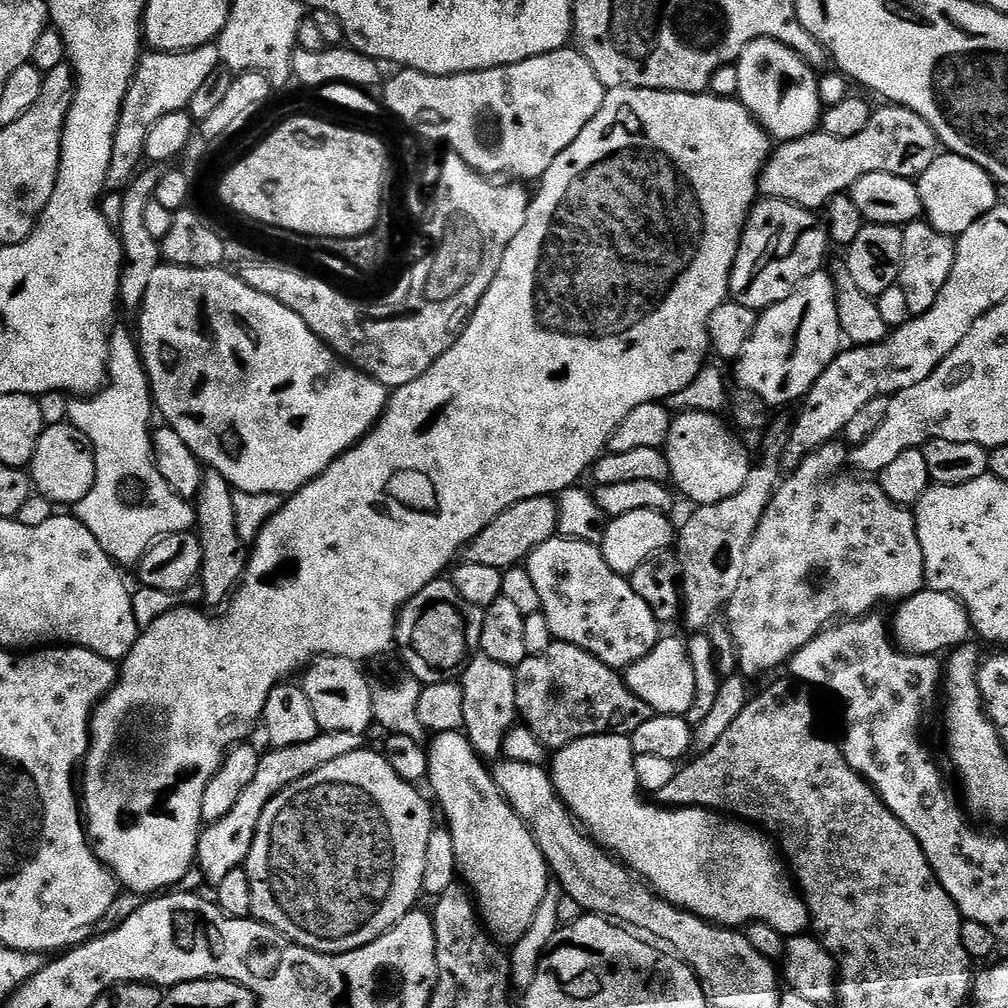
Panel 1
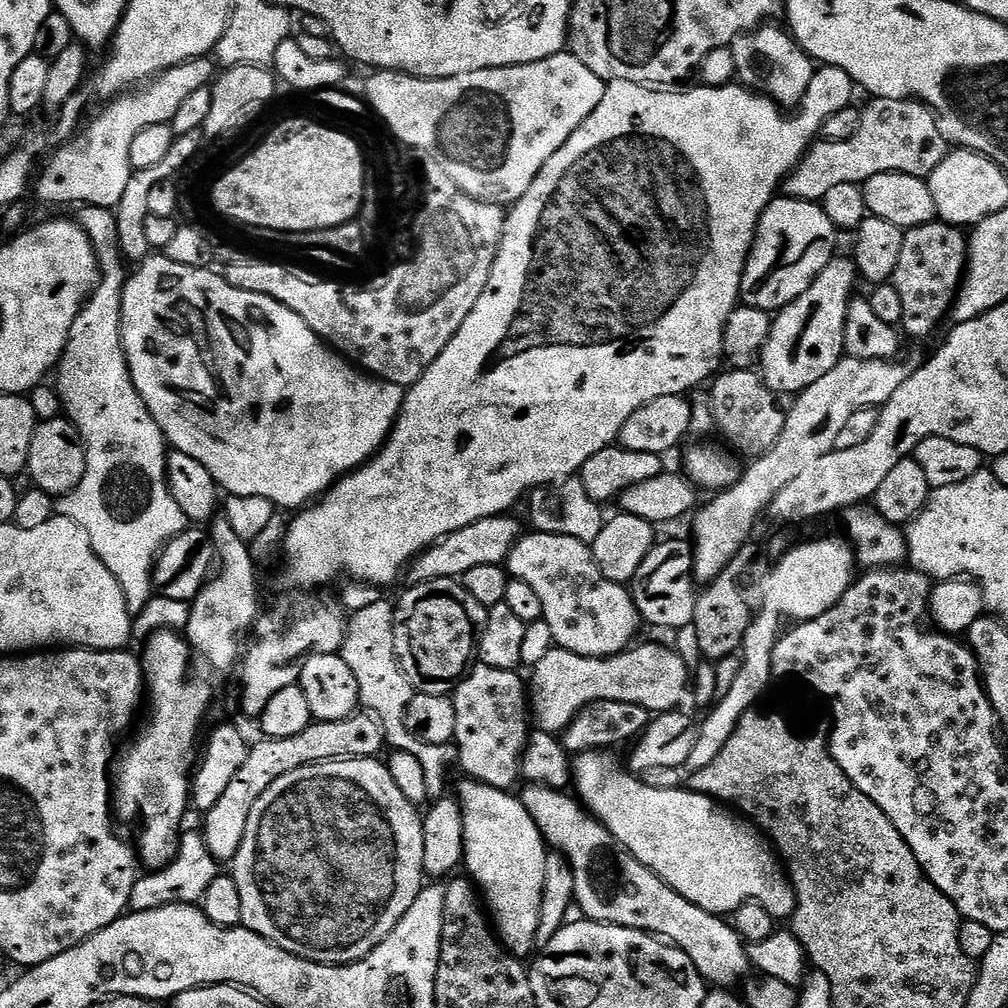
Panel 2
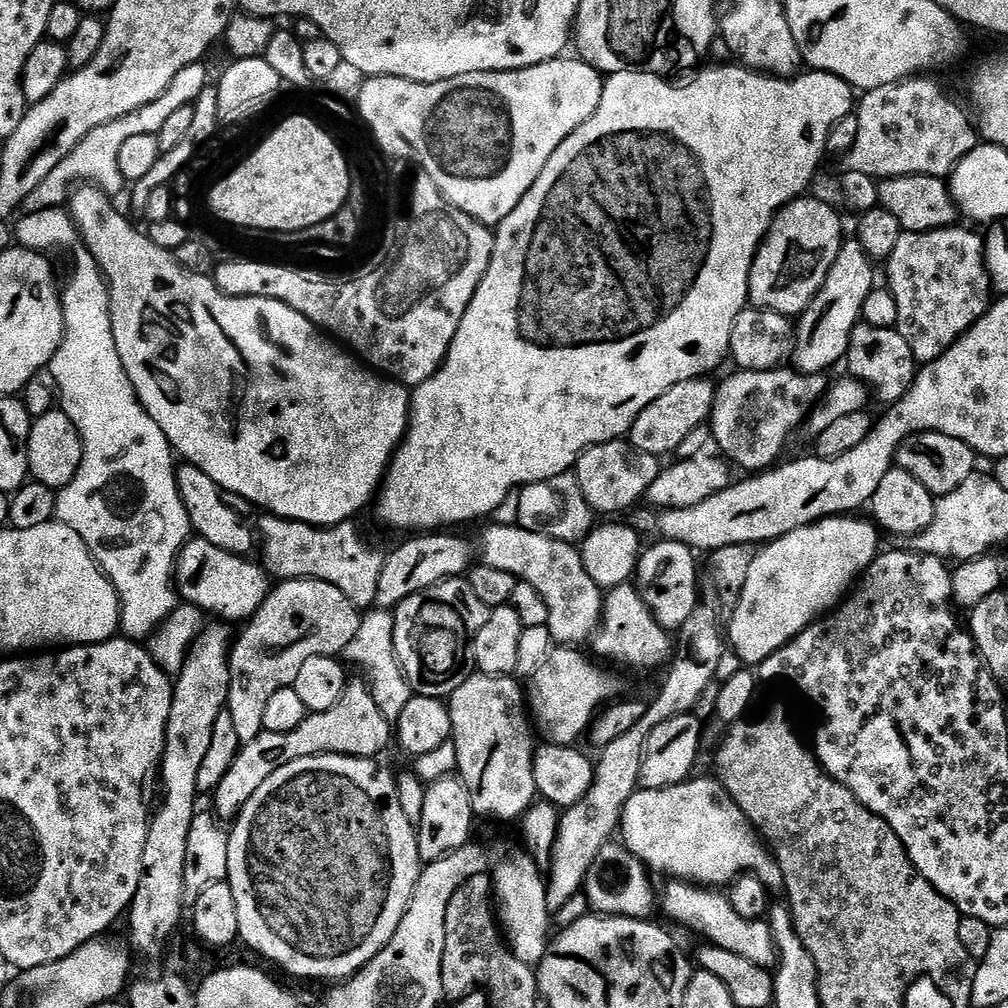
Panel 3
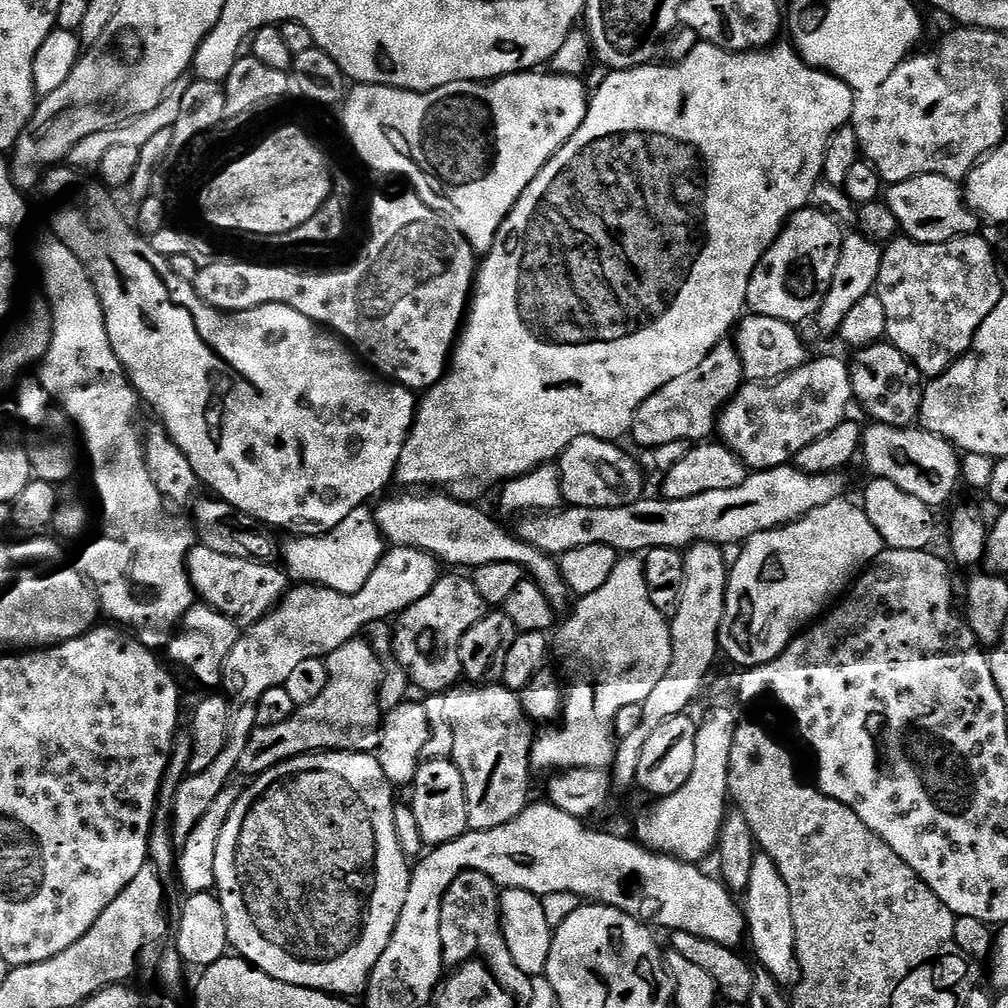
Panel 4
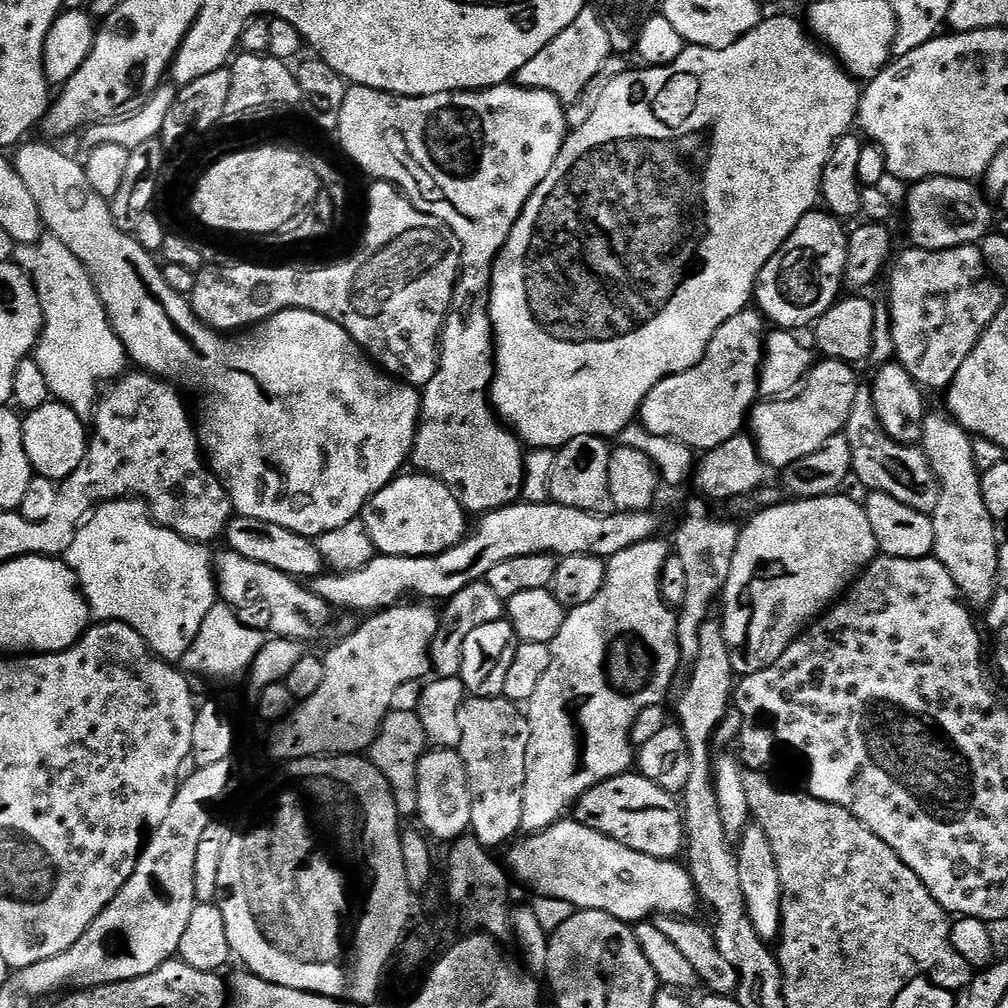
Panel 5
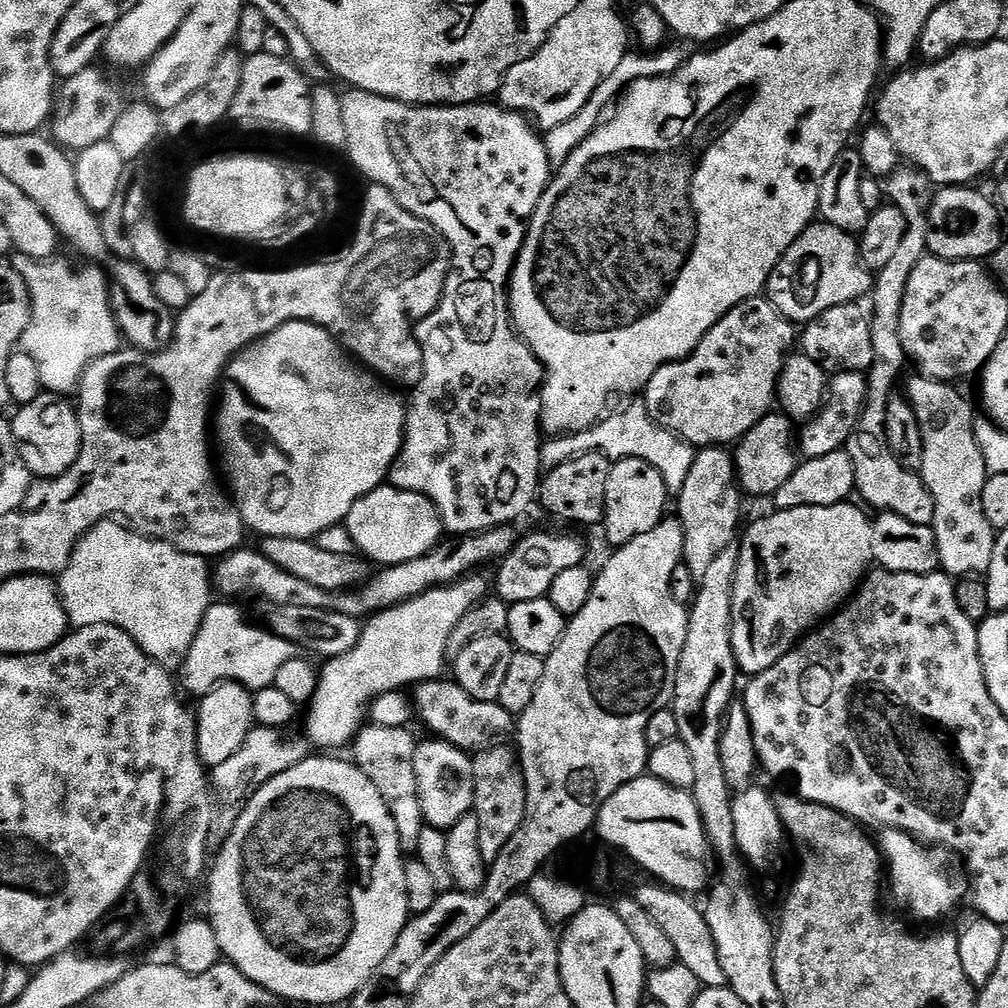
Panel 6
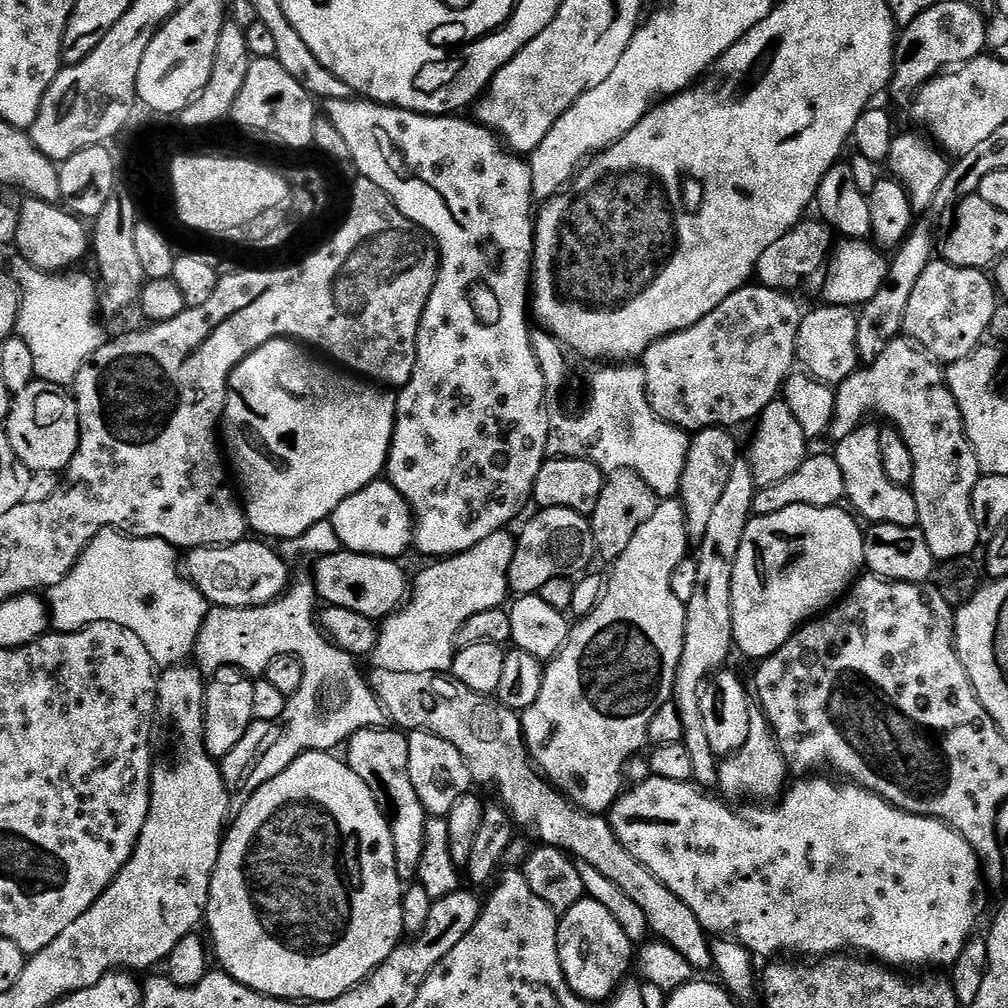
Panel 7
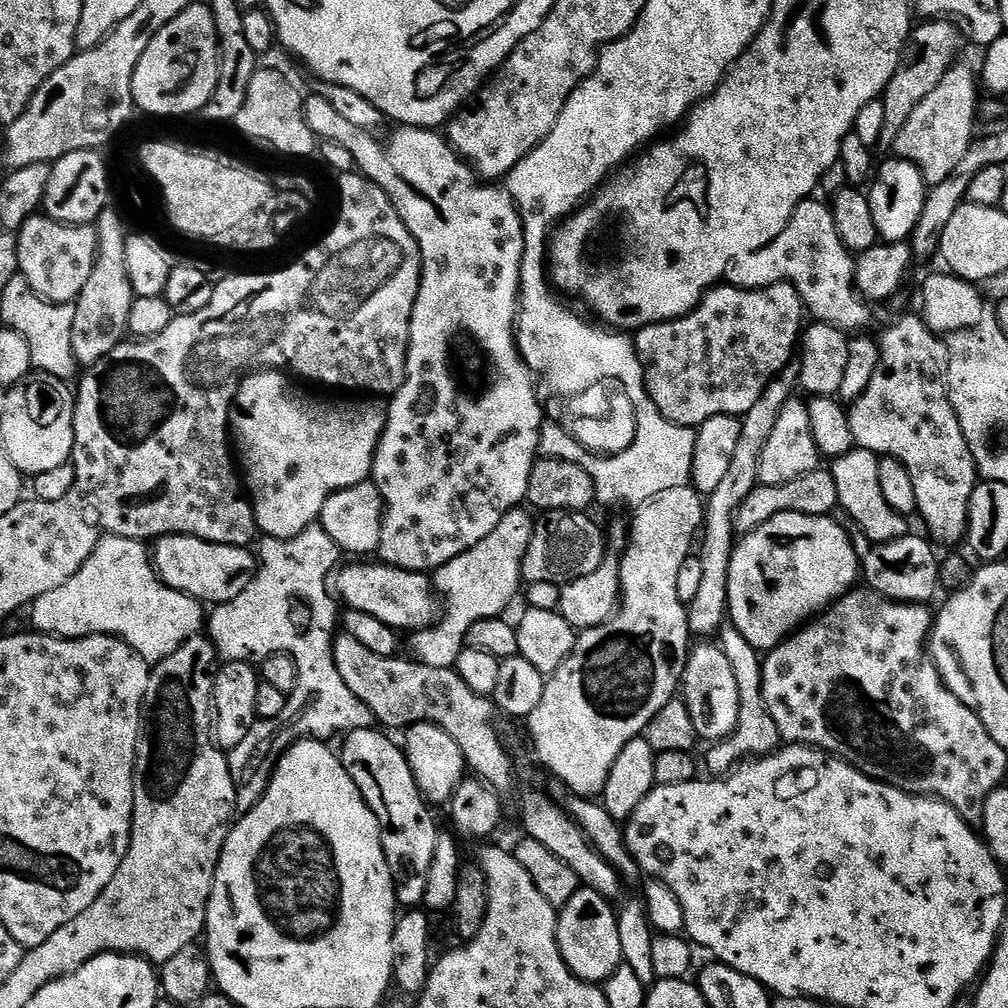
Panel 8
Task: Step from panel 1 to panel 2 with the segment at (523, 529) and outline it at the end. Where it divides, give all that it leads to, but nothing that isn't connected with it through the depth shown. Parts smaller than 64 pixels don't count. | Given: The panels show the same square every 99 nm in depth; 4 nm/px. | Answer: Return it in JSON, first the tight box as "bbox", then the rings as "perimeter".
{"bbox":[407,514,522,585],"perimeter":[[[501,514],[482,518],[470,526],[462,526],[462,530],[454,530],[454,534],[437,540],[408,565],[407,583],[413,585],[424,584],[427,580],[455,580],[464,577],[466,570],[474,570],[474,566],[503,565],[510,550],[522,535],[520,524],[514,517],[512,514]]]}

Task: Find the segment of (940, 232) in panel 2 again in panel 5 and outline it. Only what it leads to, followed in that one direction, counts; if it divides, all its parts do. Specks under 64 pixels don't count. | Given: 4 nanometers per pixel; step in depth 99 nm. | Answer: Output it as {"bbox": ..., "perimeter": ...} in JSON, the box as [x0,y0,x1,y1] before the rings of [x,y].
{"bbox":[886,244,1006,389],"perimeter":[[[974,244],[947,248],[946,250],[926,250],[908,246],[908,249],[895,257],[888,276],[888,297],[886,303],[892,315],[892,337],[896,360],[914,378],[921,389],[947,389],[954,382],[954,374],[962,370],[962,362],[970,358],[974,346],[982,338],[994,318],[1000,312],[1000,307],[1006,303],[1006,292],[999,281],[989,272],[983,260],[981,249]]]}

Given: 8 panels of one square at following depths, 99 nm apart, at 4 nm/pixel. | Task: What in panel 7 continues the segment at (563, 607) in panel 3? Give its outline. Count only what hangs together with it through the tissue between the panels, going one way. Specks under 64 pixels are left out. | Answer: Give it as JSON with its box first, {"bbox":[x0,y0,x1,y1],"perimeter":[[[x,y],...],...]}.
{"bbox":[330,478,414,558],"perimeter":[[[387,478],[370,482],[358,490],[358,494],[350,494],[350,498],[332,512],[330,519],[341,545],[350,552],[400,558],[414,540],[412,510],[402,493]]]}

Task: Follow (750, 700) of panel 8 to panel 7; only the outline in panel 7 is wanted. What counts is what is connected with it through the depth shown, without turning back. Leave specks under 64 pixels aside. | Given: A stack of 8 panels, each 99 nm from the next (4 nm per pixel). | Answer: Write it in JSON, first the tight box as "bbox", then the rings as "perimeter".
{"bbox":[716,706,790,802],"perimeter":[[[753,706],[750,710],[750,726],[749,733],[746,734],[746,742],[742,742],[742,746],[738,746],[734,754],[723,757],[719,761],[716,769],[718,788],[725,792],[723,795],[729,801],[768,802],[781,795],[786,786],[784,779],[788,775],[790,775],[790,769],[780,752],[776,735],[772,733],[772,724],[764,716],[762,709]]]}

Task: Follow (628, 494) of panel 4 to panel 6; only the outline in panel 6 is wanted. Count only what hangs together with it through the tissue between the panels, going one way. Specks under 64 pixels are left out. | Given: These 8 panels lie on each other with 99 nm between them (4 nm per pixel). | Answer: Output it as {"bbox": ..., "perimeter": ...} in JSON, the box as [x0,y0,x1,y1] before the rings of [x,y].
{"bbox":[538,452,612,525],"perimeter":[[[587,452],[572,460],[564,460],[556,467],[547,469],[540,481],[538,504],[552,516],[569,520],[572,524],[599,525],[606,506],[606,478],[610,478],[612,464],[601,452]]]}

